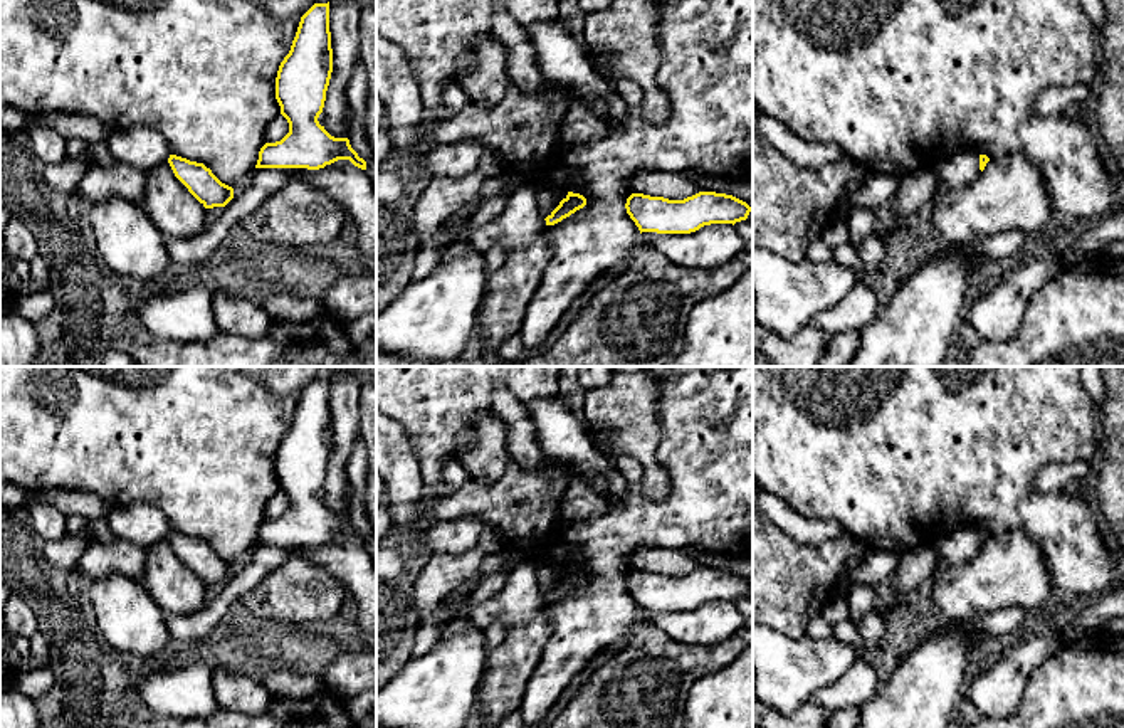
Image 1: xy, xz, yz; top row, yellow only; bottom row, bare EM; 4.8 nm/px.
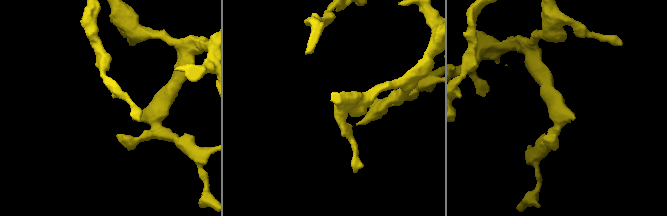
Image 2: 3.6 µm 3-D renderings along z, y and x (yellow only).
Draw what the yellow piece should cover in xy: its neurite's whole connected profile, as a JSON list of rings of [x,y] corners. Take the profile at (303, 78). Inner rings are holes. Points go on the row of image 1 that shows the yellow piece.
[[[329,2],[314,3],[301,17],[276,77],[276,99],[289,123],[289,133],[260,148],[255,168],[319,170],[338,160],[349,160],[366,170],[366,161],[351,148],[349,140],[331,136],[318,121],[331,72]]]

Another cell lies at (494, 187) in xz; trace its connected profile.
[[[496,177],[496,178],[487,180],[484,183],[484,188],[482,188],[482,193],[479,198],[479,205],[491,200],[491,198],[502,195],[506,190],[507,190],[507,183],[504,182],[502,177]]]

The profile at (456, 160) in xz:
[[[477,138],[462,140],[418,156],[415,168],[420,171],[422,182],[437,177],[460,178],[477,168],[484,145]]]

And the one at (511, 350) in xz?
[[[514,335],[511,338],[507,338],[501,348],[497,350],[497,356],[511,365],[516,365],[517,361],[521,361],[526,356],[526,350],[521,340],[521,335]]]

